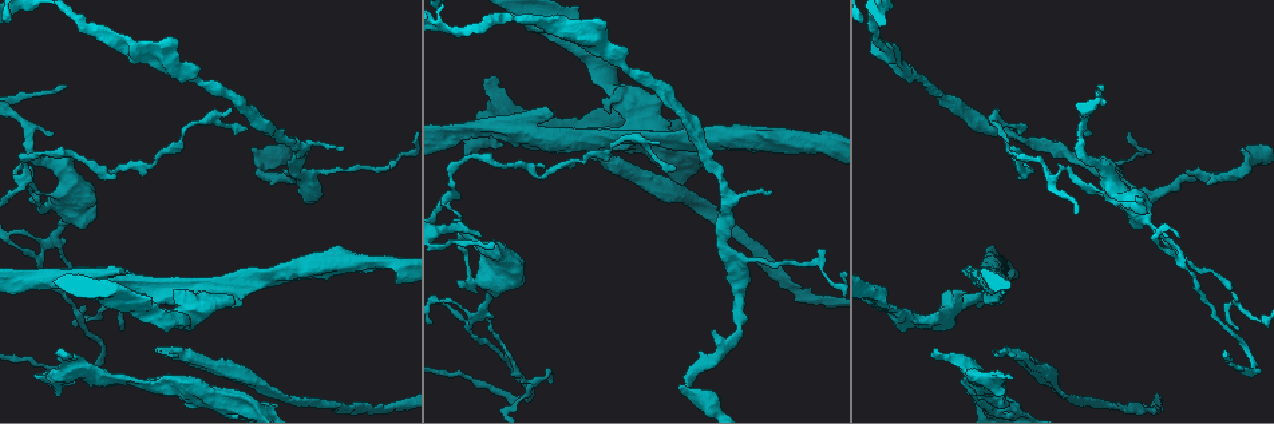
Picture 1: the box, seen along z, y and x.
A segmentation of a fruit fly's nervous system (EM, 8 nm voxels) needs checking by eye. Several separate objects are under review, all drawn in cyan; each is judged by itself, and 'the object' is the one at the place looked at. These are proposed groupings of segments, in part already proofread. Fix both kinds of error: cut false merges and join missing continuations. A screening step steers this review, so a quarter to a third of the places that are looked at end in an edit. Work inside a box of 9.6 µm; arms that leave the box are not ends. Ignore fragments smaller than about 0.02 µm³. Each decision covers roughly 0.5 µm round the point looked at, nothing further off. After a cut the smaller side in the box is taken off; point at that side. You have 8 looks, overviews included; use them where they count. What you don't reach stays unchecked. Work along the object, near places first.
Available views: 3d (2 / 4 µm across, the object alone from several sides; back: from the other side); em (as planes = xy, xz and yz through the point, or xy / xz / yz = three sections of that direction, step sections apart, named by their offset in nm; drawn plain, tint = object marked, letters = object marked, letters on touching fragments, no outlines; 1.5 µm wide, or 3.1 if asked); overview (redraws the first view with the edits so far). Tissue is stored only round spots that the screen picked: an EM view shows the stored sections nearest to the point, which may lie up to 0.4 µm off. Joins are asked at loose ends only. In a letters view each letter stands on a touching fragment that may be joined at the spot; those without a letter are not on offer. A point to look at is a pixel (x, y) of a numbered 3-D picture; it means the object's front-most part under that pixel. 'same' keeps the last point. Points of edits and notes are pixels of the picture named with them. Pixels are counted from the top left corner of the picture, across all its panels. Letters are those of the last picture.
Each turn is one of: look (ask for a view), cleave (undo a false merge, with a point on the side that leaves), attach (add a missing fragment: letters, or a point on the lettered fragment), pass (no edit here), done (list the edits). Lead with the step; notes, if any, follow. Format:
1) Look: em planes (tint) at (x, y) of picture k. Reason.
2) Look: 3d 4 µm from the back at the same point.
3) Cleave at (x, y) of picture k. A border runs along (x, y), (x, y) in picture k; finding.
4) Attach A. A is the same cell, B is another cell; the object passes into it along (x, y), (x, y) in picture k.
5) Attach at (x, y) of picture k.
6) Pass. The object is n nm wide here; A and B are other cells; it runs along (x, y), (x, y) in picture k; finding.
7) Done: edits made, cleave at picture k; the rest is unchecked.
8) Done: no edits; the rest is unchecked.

Look: em xz step 8 (tint) at (269, 156) of picture 1. Sudden change in width.

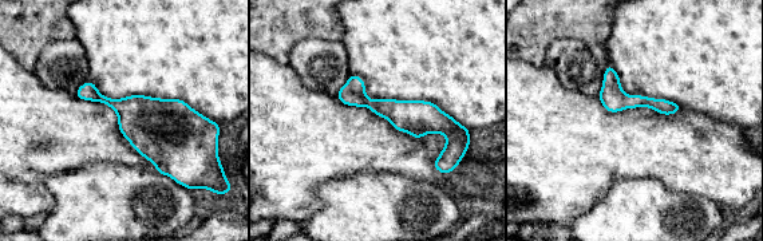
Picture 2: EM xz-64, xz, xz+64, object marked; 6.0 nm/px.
Look: em planes (letters) at the same point.

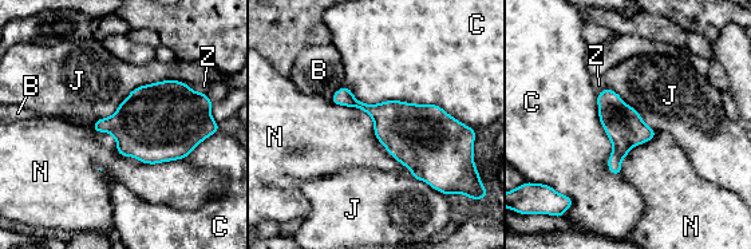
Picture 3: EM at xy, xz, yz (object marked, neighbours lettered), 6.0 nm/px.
Pass. The object is 240 nm wide here; B, C, J, N and Z are other cells; a border runs along (184, 82), (139, 85), (90, 126) in picture 3; all the same neuron.

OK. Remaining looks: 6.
Look: em planes (tint) at (1093, 190) of picture 1. Calibre changes.

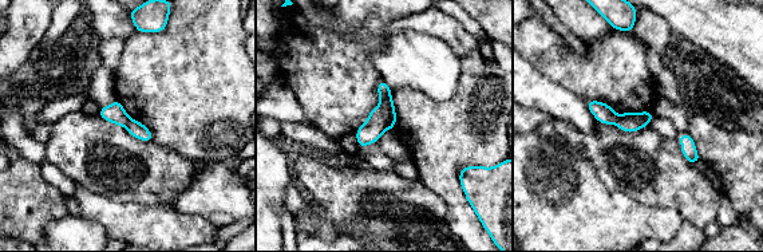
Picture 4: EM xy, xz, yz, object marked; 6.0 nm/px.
Look: em planes (letters) at the same point.

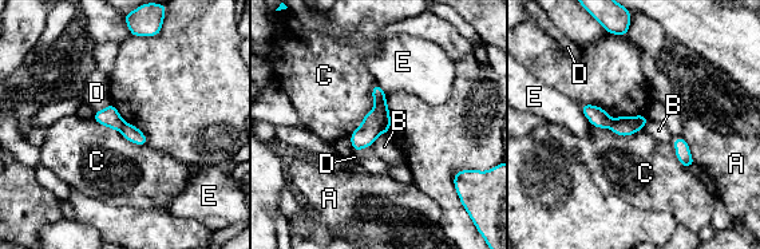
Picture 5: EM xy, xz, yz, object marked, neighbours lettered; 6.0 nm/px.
Cleave at (596, 115) of picture 5. The longest contact is with C, 360 nm; A, B, C, D and E are other cells; a border runs along (609, 126), (618, 121), (637, 130) in picture 5; two neurons meet here.

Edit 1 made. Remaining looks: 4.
Look: overview. See it whole again.

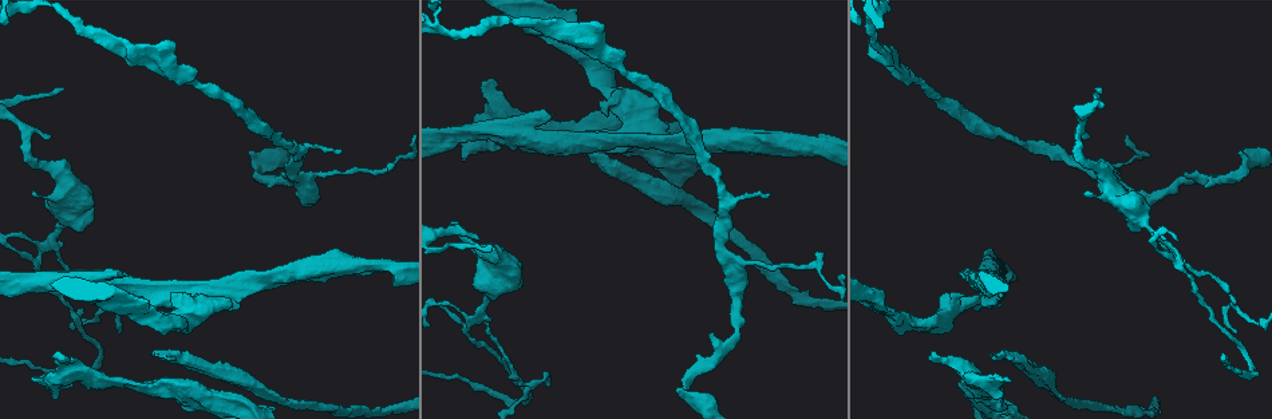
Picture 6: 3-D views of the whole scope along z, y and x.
Look: 3d 4 µm at (194, 380) of picture 6. Branch stops here.

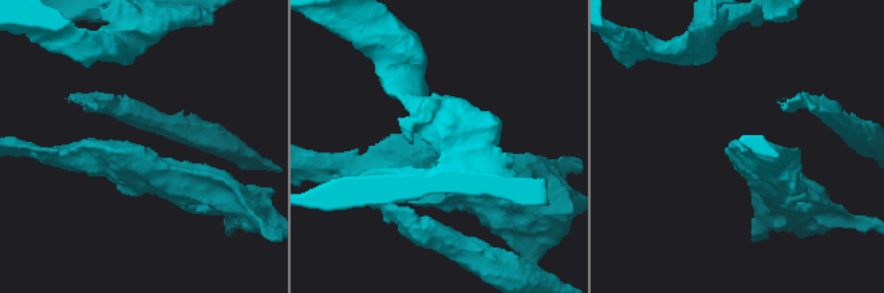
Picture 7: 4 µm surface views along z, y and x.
Look: em planes (letters) at (139, 147) of picture 7.

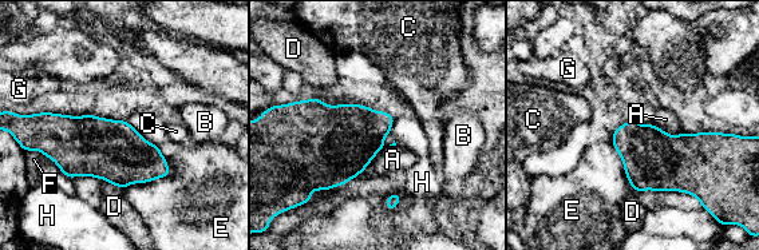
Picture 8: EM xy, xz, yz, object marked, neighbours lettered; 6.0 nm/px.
Pass. The longest contact is with E, 320 nm; A, B, C, D, E, F, G and H are other cells; a border runs along (387, 146), (356, 177) in picture 8; no lettered fragment goes on from it.

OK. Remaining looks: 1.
Done: edits made, cleave at picture 5; the rest is unchecked.

